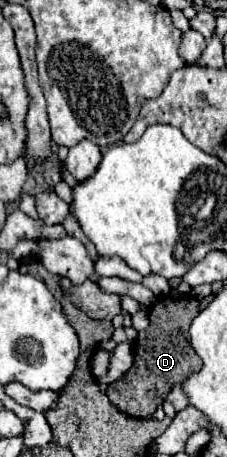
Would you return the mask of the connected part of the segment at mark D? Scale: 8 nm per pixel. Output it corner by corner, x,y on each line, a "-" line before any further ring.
179,296
179,298
161,298
149,310
149,328
141,330
135,342
135,362
131,370
109,384
107,396
109,400
129,416
149,418
153,416
153,388
157,398
165,398
173,386
179,386
191,372
201,368
201,358
195,354
189,344
189,324
191,320
211,302
207,298
195,296

